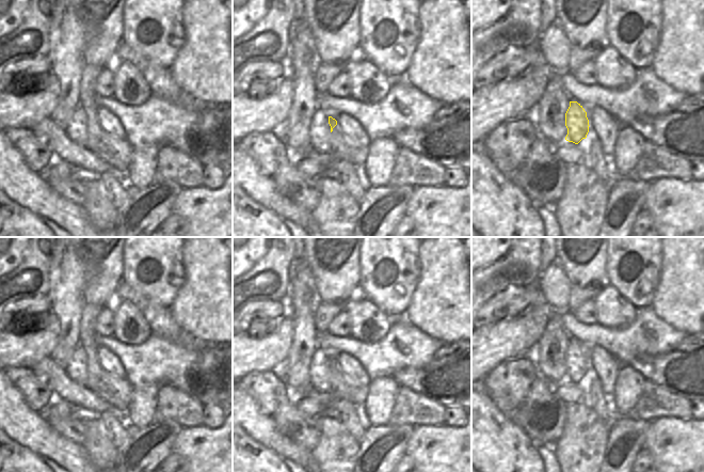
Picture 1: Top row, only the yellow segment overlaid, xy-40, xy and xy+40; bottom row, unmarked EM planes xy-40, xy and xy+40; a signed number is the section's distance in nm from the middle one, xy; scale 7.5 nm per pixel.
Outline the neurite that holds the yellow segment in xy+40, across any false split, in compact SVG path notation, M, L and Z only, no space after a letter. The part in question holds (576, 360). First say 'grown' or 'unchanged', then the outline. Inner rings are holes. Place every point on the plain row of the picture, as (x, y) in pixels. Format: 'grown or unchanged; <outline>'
unchanged; M570 341L570 346L565 352L565 365L567 367L566 380L578 383L587 377L589 359L587 351L577 341Z

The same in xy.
grown; M318 347L309 365L309 386L315 390L327 391L329 378L336 364L337 360L335 358L325 356Z

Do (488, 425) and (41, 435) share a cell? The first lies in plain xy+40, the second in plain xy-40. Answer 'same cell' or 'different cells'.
different cells

